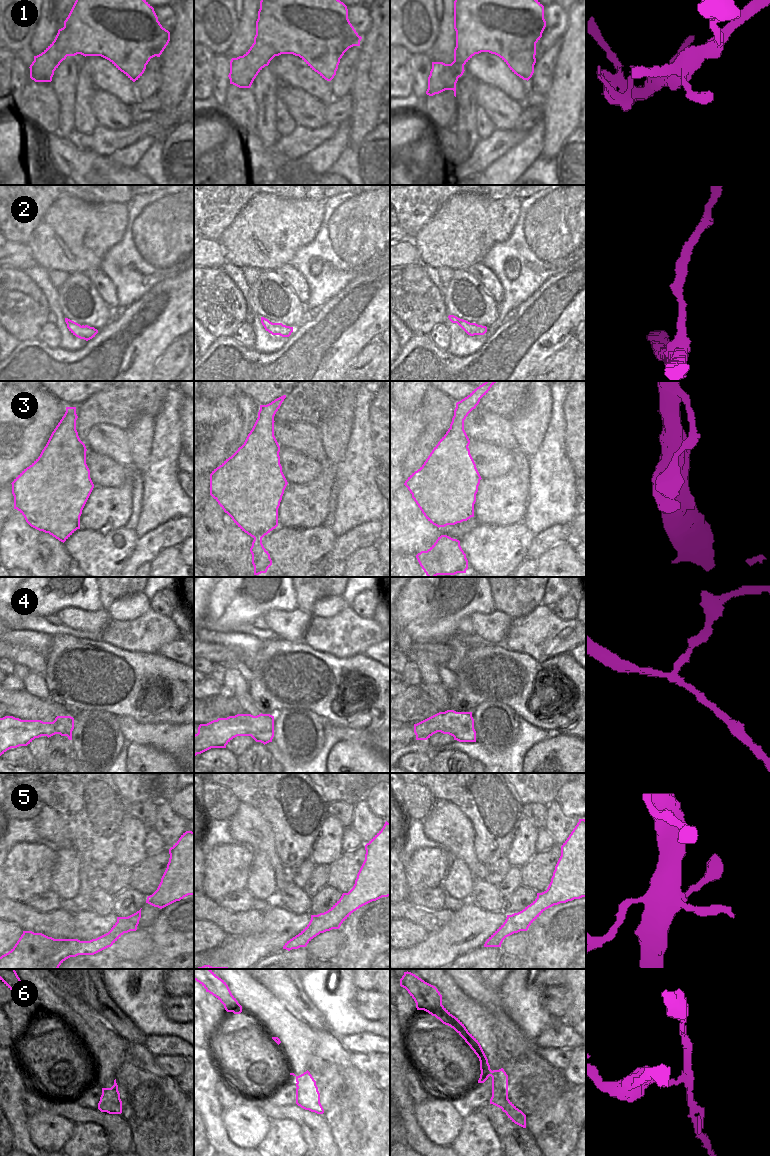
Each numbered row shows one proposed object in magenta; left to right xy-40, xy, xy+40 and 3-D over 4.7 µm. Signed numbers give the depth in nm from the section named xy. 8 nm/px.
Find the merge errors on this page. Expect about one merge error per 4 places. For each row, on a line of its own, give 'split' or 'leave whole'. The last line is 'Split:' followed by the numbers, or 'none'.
1: leave whole
2: leave whole
3: leave whole
4: split
5: leave whole
6: split
Split: 4, 6

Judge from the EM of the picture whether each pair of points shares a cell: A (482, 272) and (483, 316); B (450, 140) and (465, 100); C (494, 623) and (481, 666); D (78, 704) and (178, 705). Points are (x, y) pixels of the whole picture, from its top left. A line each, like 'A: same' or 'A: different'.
A: different
B: different
C: different
D: same

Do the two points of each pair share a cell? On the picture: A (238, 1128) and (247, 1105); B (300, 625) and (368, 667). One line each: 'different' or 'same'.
A: same
B: different

